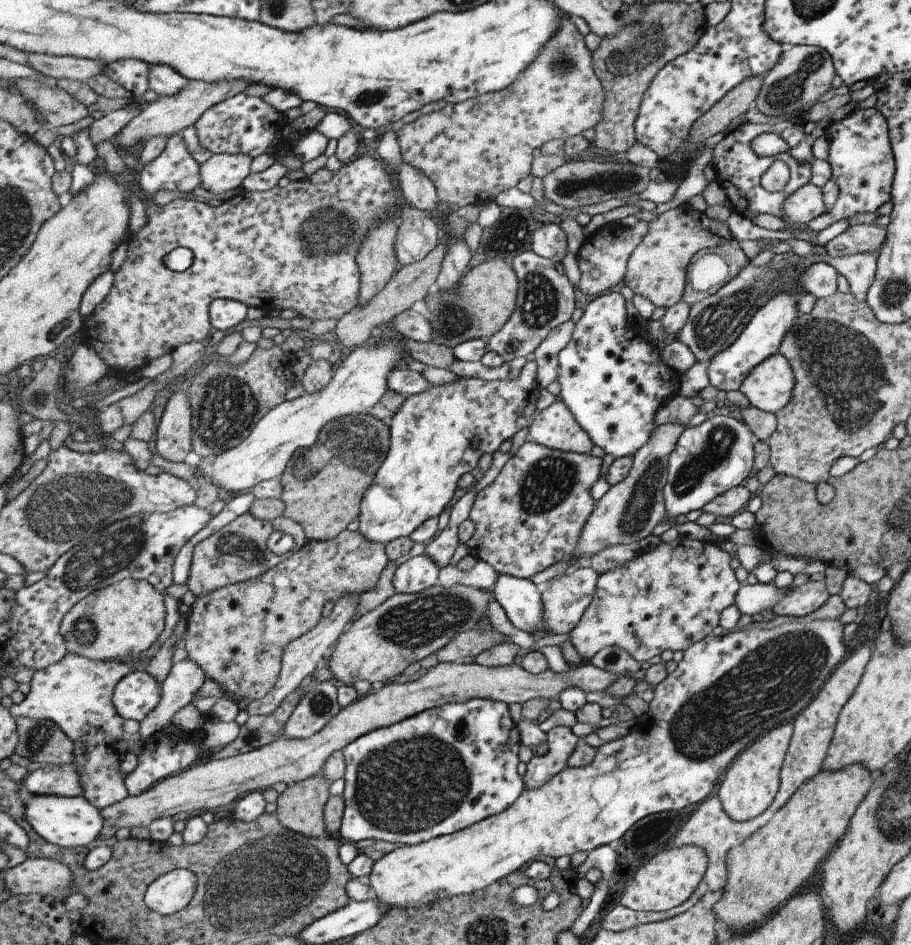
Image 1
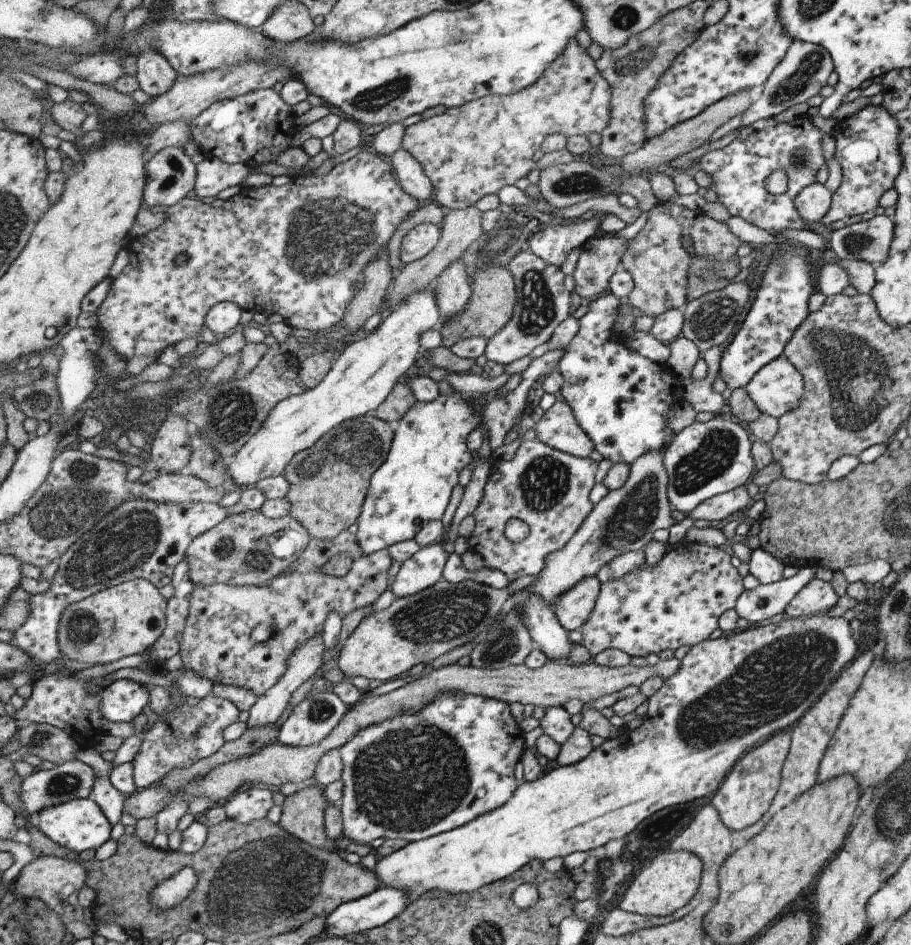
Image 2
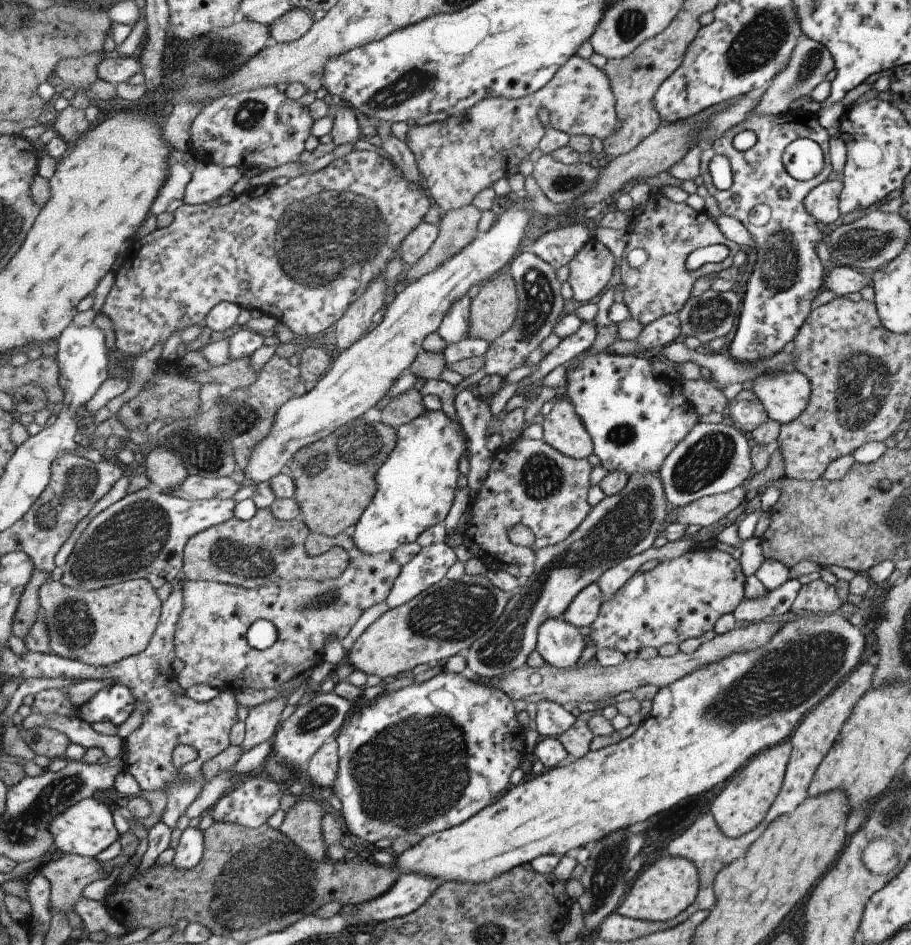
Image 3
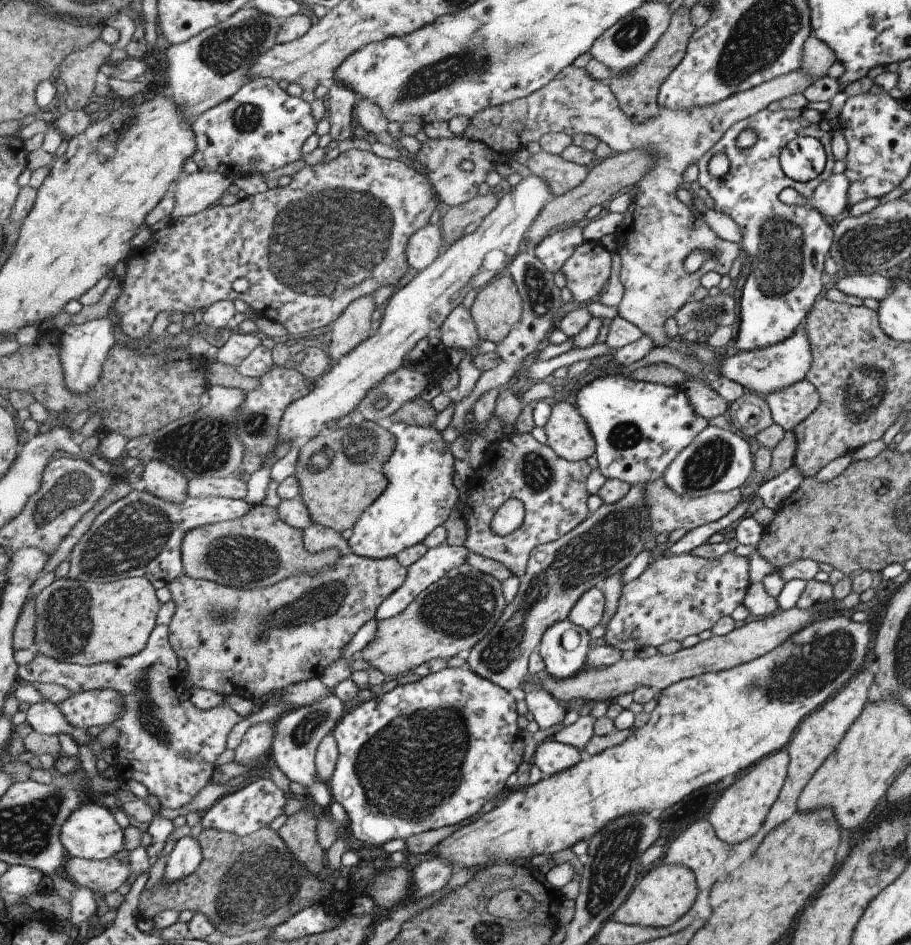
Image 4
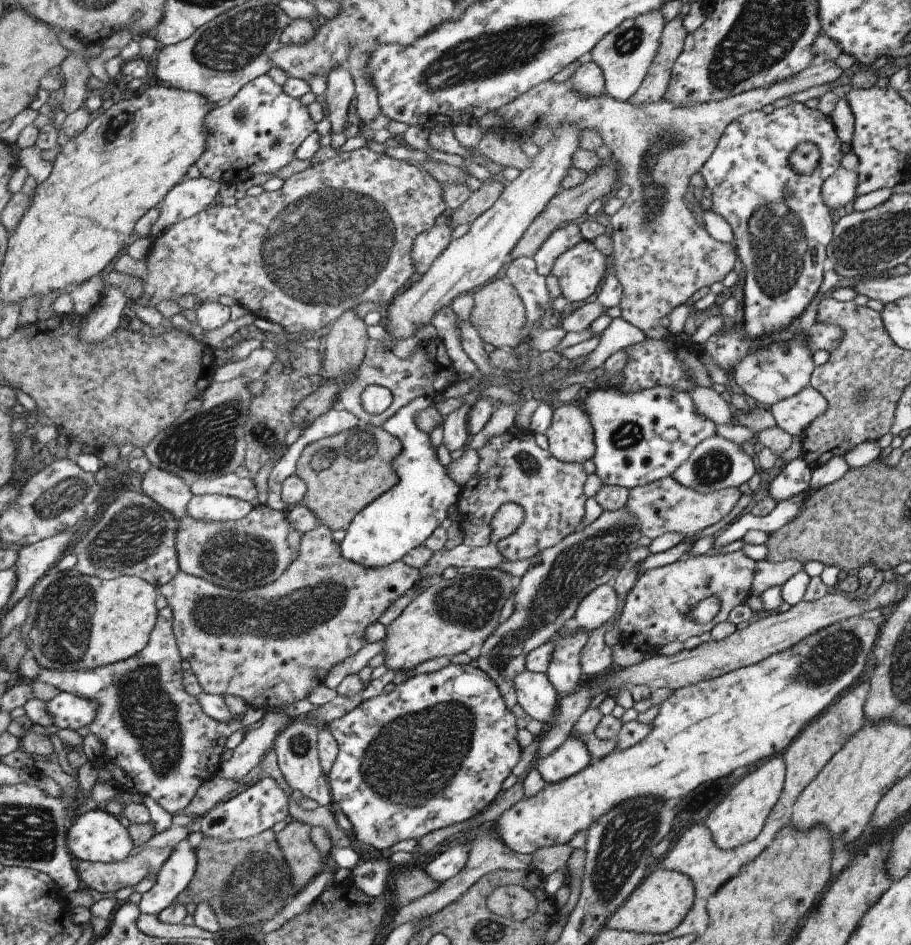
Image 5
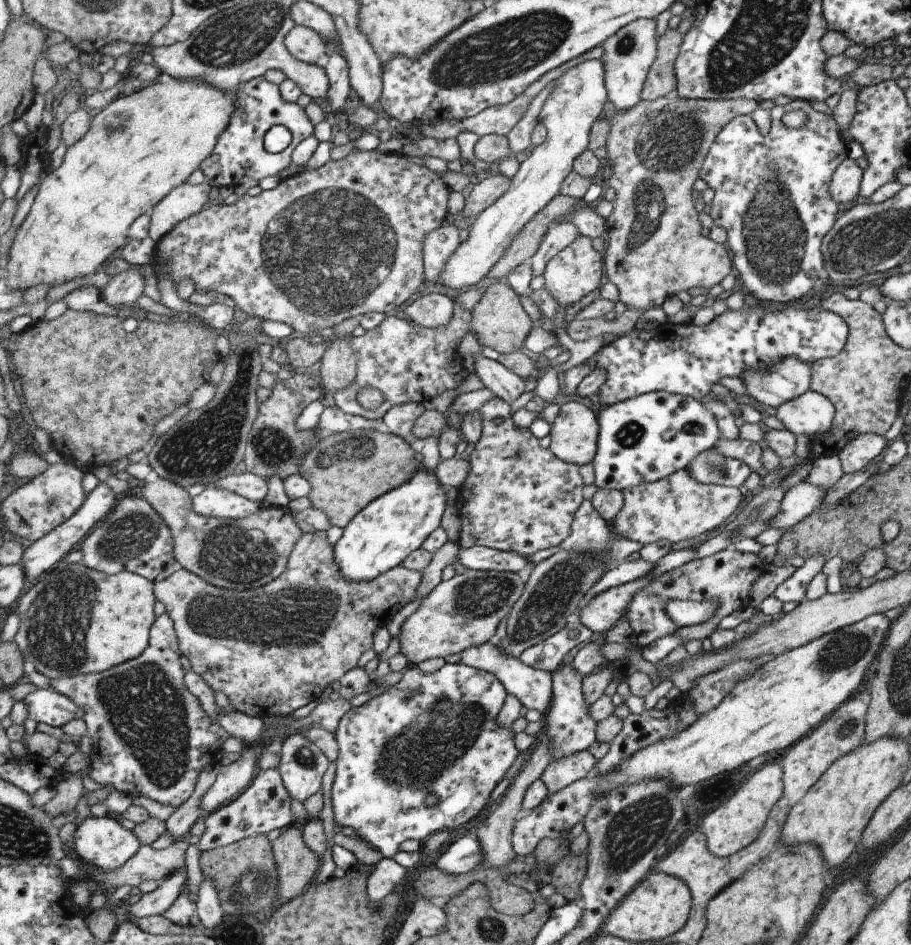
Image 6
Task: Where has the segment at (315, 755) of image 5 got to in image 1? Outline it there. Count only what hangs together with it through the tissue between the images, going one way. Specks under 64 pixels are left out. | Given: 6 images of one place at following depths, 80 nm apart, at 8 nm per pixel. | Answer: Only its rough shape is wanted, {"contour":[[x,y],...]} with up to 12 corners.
{"contour":[[338,682],[313,683],[285,736],[309,739],[342,710]]}

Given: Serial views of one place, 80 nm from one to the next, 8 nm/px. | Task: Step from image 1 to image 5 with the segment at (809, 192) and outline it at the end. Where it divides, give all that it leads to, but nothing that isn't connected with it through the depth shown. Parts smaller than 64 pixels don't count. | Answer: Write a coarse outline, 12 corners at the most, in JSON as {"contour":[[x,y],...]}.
{"contour":[[838,167],[823,183],[820,200],[830,210],[855,200],[854,170]]}

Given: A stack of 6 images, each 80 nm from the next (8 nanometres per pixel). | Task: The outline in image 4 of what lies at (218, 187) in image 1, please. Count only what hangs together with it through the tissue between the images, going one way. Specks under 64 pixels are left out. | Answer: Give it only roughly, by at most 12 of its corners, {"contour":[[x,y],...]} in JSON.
{"contour":[[219,172],[180,177],[171,222],[218,203],[232,181]]}

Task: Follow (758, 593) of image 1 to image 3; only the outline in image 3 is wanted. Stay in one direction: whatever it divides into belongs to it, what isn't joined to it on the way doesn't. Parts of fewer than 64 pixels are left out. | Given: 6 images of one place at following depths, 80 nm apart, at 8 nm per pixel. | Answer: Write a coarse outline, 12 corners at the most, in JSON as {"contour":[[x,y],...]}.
{"contour":[[788,578],[761,597],[741,599],[737,622],[757,623],[789,612],[801,585]]}

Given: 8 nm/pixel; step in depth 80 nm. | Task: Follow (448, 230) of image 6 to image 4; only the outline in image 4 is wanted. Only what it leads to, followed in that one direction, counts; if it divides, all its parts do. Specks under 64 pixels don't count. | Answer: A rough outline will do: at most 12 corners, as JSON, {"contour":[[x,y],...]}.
{"contour":[[441,226],[411,236],[407,260],[421,273],[445,248]]}

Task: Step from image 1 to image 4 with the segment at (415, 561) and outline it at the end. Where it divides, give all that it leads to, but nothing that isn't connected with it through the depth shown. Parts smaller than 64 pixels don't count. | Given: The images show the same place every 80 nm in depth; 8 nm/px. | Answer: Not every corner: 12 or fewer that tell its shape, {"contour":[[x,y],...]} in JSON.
{"contour":[[464,545],[429,549],[376,619],[407,610],[427,588],[464,564]]}

